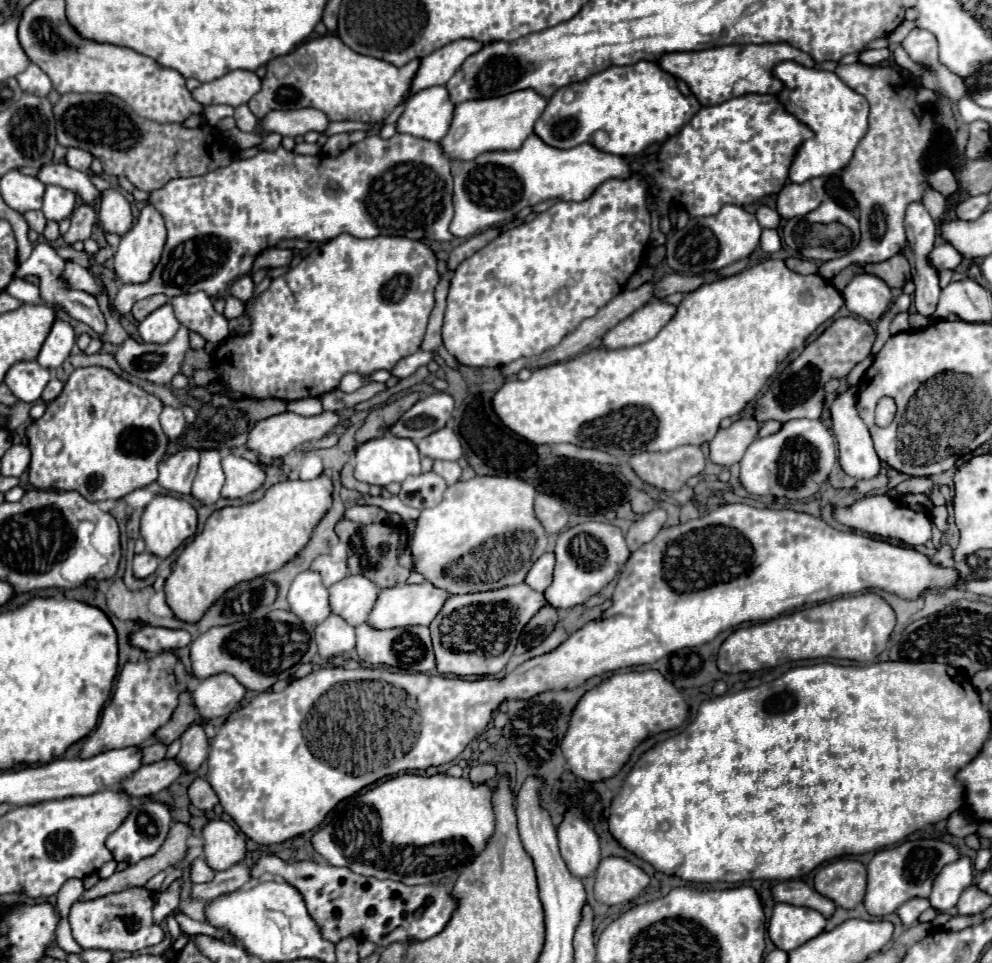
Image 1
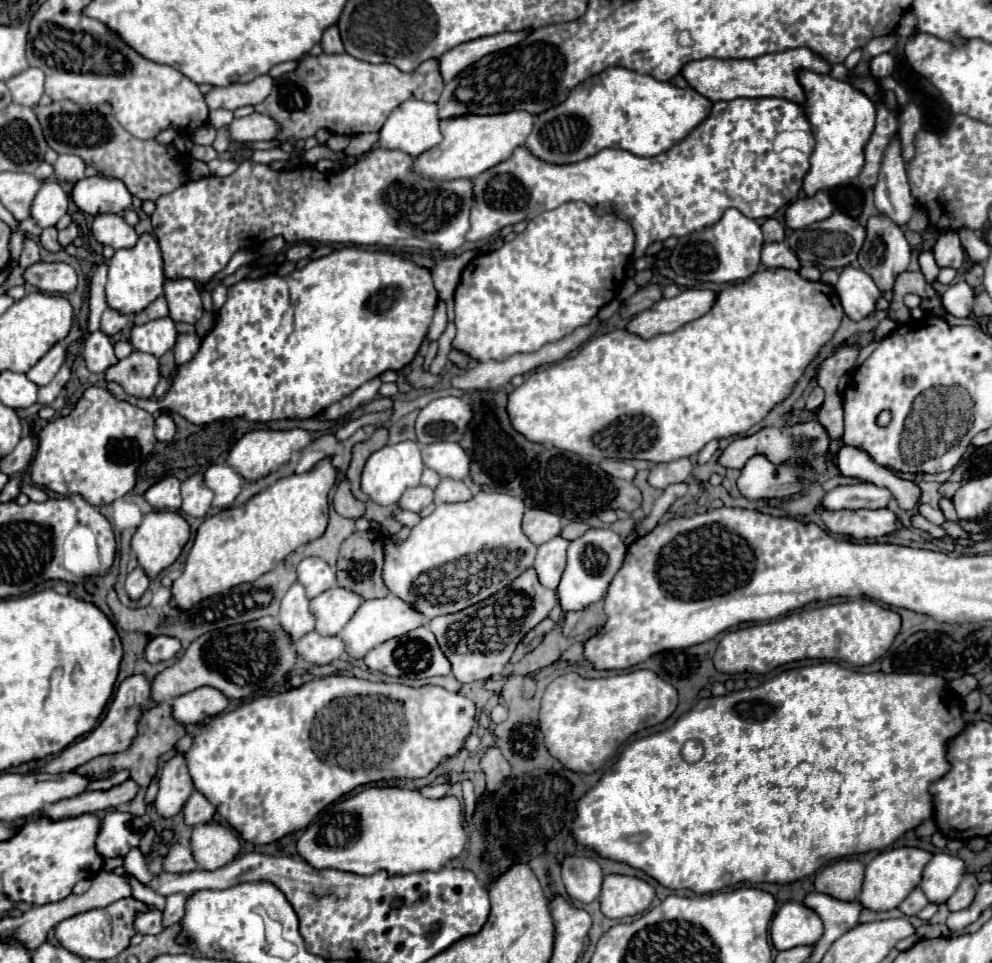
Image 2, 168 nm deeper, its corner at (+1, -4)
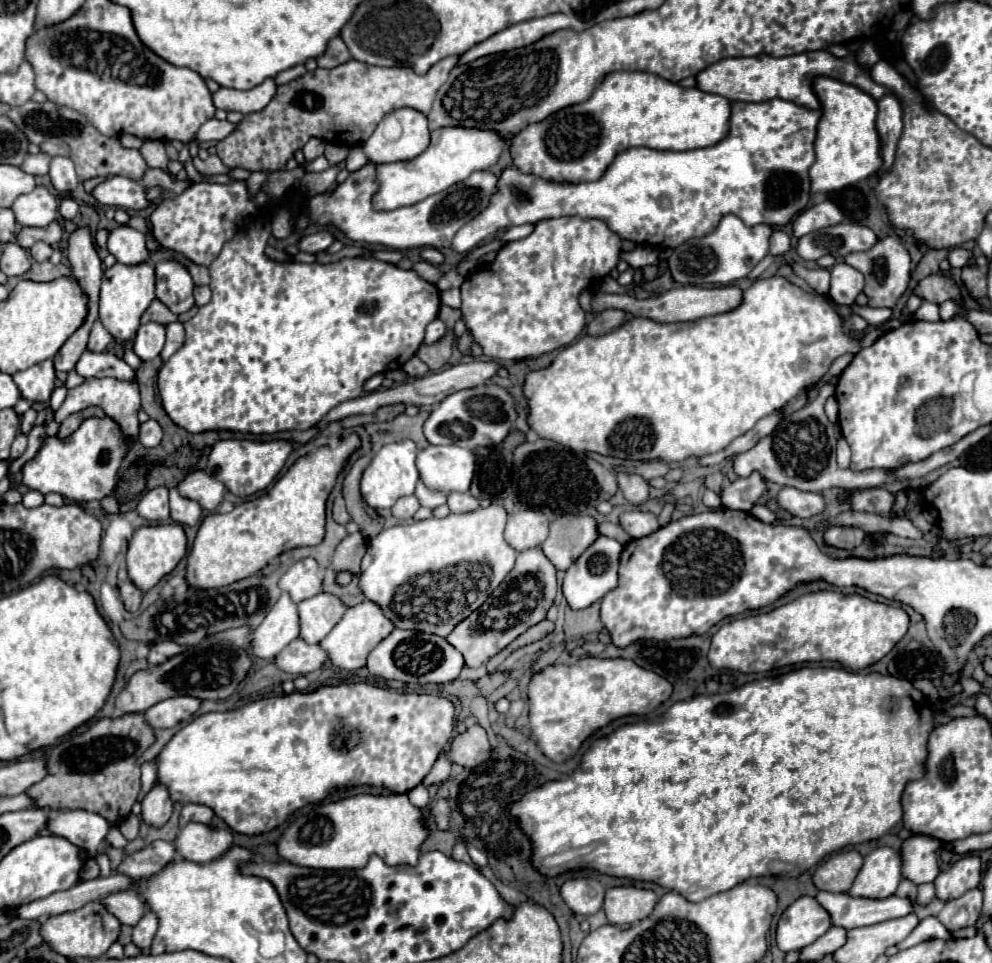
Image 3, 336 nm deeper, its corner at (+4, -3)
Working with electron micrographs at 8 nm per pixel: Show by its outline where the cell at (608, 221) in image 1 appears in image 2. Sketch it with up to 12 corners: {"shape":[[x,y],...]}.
{"shape":[[569,202],[479,254],[453,348],[505,360],[589,324],[629,222]]}

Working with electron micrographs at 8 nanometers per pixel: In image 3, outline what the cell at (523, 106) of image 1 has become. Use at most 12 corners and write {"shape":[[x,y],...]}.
{"shape":[[440,127],[422,155],[378,165],[374,207],[418,203],[492,167],[498,131]]}

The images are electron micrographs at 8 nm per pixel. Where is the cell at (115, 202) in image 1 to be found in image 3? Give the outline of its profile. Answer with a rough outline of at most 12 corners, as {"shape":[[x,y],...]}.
{"shape":[[128,225],[108,233],[118,263],[150,259],[144,233]]}

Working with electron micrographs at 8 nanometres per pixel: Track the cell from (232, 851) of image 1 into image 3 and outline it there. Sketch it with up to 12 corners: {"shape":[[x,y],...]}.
{"shape":[[188,823],[176,837],[186,861],[210,863],[232,847],[232,831]]}

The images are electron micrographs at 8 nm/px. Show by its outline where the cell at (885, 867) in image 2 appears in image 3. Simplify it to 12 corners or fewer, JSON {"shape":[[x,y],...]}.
{"shape":[[878,847],[848,891],[886,899],[902,879],[902,855]]}

